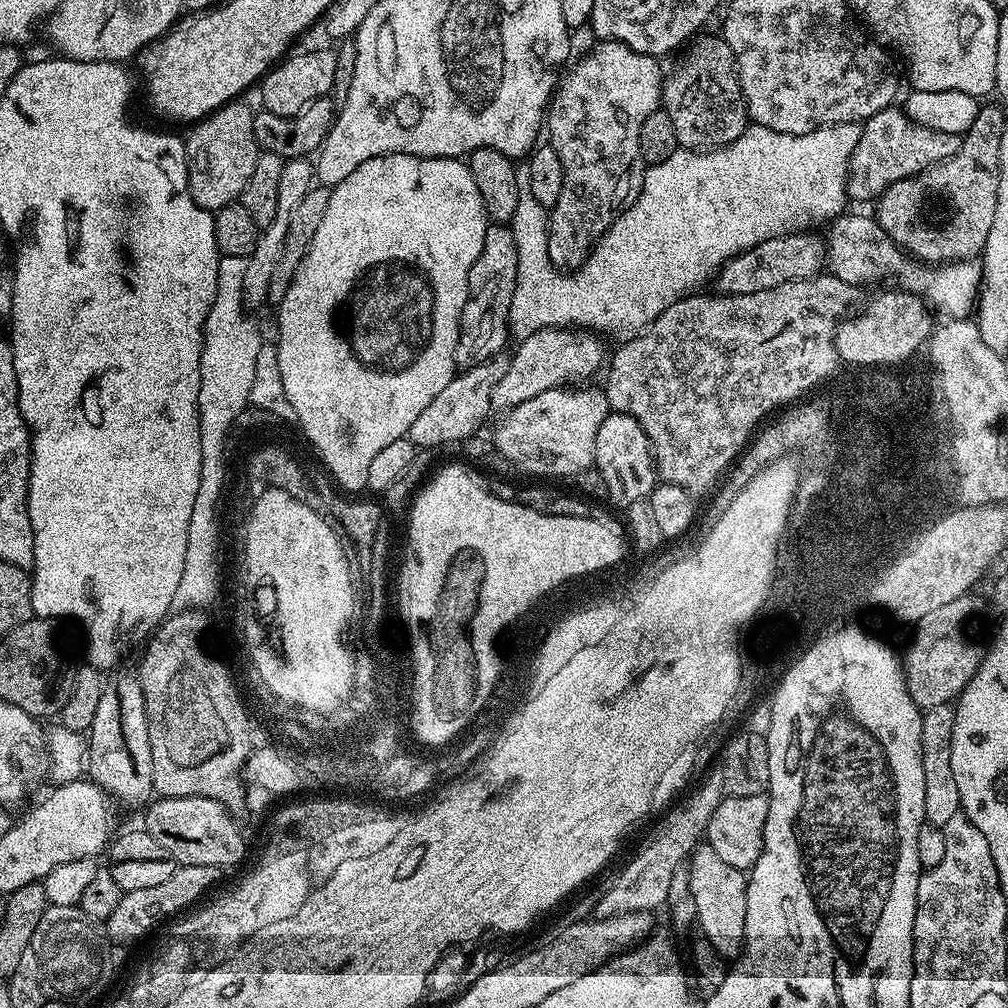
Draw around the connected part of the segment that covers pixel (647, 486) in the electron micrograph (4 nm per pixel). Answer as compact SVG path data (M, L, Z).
M609 411L608 416L598 426L598 438L594 438L595 471L602 474L608 487L608 496L616 504L627 506L639 500L647 500L656 489L656 459L652 457L652 447L638 422L625 412Z

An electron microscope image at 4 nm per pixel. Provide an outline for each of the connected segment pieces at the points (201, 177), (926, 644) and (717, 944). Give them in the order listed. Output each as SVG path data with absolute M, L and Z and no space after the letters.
M233 102L213 112L211 116L191 125L192 133L186 136L188 154L188 185L190 194L199 208L205 212L215 213L219 208L235 204L243 197L246 182L250 182L250 174L254 174L254 166L258 162L262 149L256 145L254 138L253 109L248 109L244 102Z
M972 595L954 598L954 602L946 602L946 606L938 606L938 610L926 614L926 618L915 621L916 633L908 649L902 652L902 667L910 698L922 710L952 704L978 670L982 648L968 637L964 629L980 608L979 598Z
M707 846L697 847L690 857L687 870L690 894L694 894L696 924L704 931L703 939L725 961L735 961L744 948L747 875L734 866L726 866L726 862L722 862L722 858L718 858L718 854L714 854L714 850Z

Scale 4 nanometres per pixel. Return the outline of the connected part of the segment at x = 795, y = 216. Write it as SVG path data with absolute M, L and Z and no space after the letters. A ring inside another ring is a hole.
M859 123L832 124L827 129L819 128L810 134L791 136L790 134L782 134L778 130L770 130L761 124L752 124L739 138L722 148L693 150L691 148L677 147L676 152L670 154L670 158L666 158L666 162L658 162L645 171L642 190L638 194L636 201L612 223L610 230L606 230L606 234L601 236L600 241L592 247L591 254L575 270L561 270L552 263L548 253L549 213L538 202L538 198L534 198L534 194L530 190L527 167L517 167L518 207L514 210L514 218L510 222L510 227L514 234L514 246L518 246L518 278L514 286L514 298L510 302L509 333L513 337L516 335L515 339L517 341L522 341L543 328L575 328L595 332L609 341L611 341L610 339L616 340L617 345L634 339L635 336L640 335L644 329L652 325L654 318L658 318L658 314L662 314L662 310L666 310L666 306L670 306L681 296L689 295L694 289L697 289L694 287L702 283L703 280L708 279L709 281L712 277L715 277L723 264L731 260L732 257L742 254L770 238L787 236L793 232L804 232L809 229L807 227L810 224L818 224L822 220L824 220L823 222L831 222L841 215L845 211L844 203L849 203L850 200L848 195L848 163L854 154L854 146L858 146L860 129L861 125ZM828 136L832 140L840 140L840 144L828 144Z

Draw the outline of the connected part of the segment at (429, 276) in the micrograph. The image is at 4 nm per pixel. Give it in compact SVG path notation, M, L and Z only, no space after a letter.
M410 154L370 158L370 162L362 162L354 174L342 178L342 182L334 185L331 191L326 214L314 233L308 253L302 258L286 294L278 302L280 313L276 316L276 324L280 327L280 340L275 341L275 346L282 387L286 389L286 398L290 398L290 406L294 406L294 414L300 424L299 431L308 436L309 445L321 456L327 475L332 475L345 488L341 488L345 493L360 494L367 489L370 466L376 455L385 446L390 446L390 442L405 439L410 426L414 426L418 419L418 414L422 414L422 410L426 410L431 400L456 376L456 347L462 310L468 297L470 266L474 266L474 262L478 262L478 254L482 254L482 242L486 242L490 221L484 209L482 194L478 194L478 182L474 182L467 163L460 158Z

